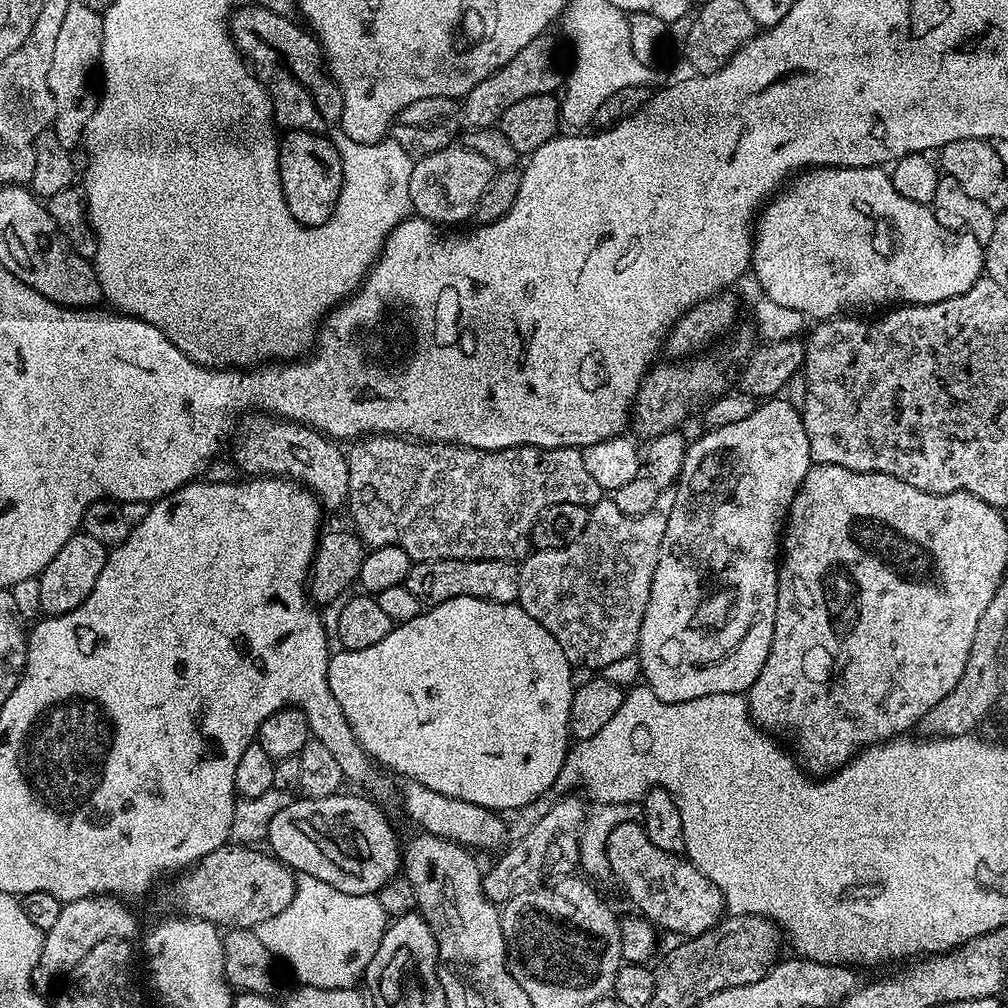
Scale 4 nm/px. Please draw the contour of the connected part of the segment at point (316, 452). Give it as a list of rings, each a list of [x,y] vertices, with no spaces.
[[[248,414],[239,421],[231,444],[232,460],[244,471],[241,473],[252,478],[282,476],[297,481],[312,492],[325,509],[343,509],[347,505],[350,486],[348,458],[345,449],[323,432],[271,414]]]

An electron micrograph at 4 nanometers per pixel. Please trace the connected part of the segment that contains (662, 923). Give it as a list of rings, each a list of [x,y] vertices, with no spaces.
[[[623,822],[615,826],[606,854],[615,883],[624,887],[625,894],[636,907],[633,909],[645,920],[651,920],[657,929],[677,932],[680,938],[697,936],[720,923],[725,915],[724,899],[718,886],[714,886],[714,882],[710,882],[710,878],[683,855],[658,850],[658,846],[650,842],[643,823]]]

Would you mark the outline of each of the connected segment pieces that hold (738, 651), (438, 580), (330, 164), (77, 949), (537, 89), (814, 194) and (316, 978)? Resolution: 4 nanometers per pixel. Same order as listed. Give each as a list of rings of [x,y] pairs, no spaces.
[[[772,398],[767,401],[768,404],[763,405],[762,414],[751,416],[750,418],[742,418],[742,422],[733,422],[730,426],[722,426],[721,428],[712,428],[708,430],[705,436],[700,436],[695,441],[694,439],[689,443],[688,450],[684,454],[684,471],[682,473],[683,479],[689,480],[688,488],[697,496],[698,499],[704,500],[704,512],[684,512],[673,515],[672,521],[666,526],[666,534],[662,538],[662,550],[658,554],[658,566],[654,570],[654,582],[650,586],[650,602],[646,602],[646,614],[642,618],[642,630],[638,638],[638,646],[636,647],[635,655],[640,657],[640,670],[642,673],[642,680],[647,687],[652,689],[652,693],[658,697],[662,702],[667,704],[677,704],[678,702],[690,702],[694,698],[702,698],[706,694],[734,694],[735,692],[744,694],[750,686],[754,686],[754,678],[758,678],[758,674],[762,670],[762,666],[766,662],[766,658],[770,654],[770,642],[774,638],[774,618],[776,617],[776,599],[778,598],[778,561],[782,556],[782,533],[784,531],[785,523],[788,519],[788,511],[794,502],[794,498],[798,494],[798,490],[802,486],[802,482],[806,478],[809,468],[812,467],[812,455],[810,454],[810,446],[806,438],[806,430],[804,429],[804,422],[801,413],[798,411],[795,403],[789,402],[784,398]]]
[[[418,560],[403,583],[424,606],[441,604],[450,598],[482,598],[495,604],[515,604],[520,598],[519,577],[519,567],[510,560]]]
[[[285,131],[279,141],[280,181],[290,206],[290,214],[308,228],[322,226],[333,219],[336,203],[341,203],[346,188],[346,164],[342,152],[328,141],[327,135],[318,132]]]
[[[111,894],[87,896],[61,903],[58,919],[54,921],[54,926],[50,926],[50,930],[44,933],[42,954],[38,954],[36,969],[32,972],[35,987],[44,990],[51,980],[59,981],[65,974],[72,972],[74,966],[78,966],[78,962],[82,962],[82,958],[90,954],[92,947],[98,946],[98,942],[135,941],[136,916],[124,904],[127,903],[123,899]]]
[[[545,34],[534,38],[534,42],[522,46],[506,66],[502,66],[490,78],[482,78],[474,90],[470,90],[462,98],[462,116],[469,120],[472,128],[491,128],[499,125],[502,114],[514,106],[514,102],[522,102],[522,98],[530,98],[534,94],[556,94],[561,91],[566,76],[560,72],[560,44],[552,37]]]
[[[813,166],[807,170],[801,171],[799,174],[793,175],[781,187],[780,191],[775,196],[771,197],[765,203],[764,207],[760,209],[756,222],[754,225],[754,239],[752,241],[752,262],[750,265],[751,275],[756,275],[756,280],[761,284],[763,295],[769,296],[774,302],[778,302],[781,306],[790,306],[790,310],[798,310],[805,318],[811,318],[813,321],[819,322],[822,320],[831,320],[833,318],[843,317],[845,314],[864,314],[867,308],[880,308],[876,310],[884,310],[889,306],[903,306],[906,304],[933,304],[934,302],[942,302],[946,298],[954,298],[958,294],[966,294],[966,290],[970,290],[970,286],[974,286],[974,282],[978,282],[981,276],[985,275],[984,270],[984,250],[982,245],[978,243],[969,232],[963,230],[955,230],[951,232],[947,228],[949,225],[929,205],[919,204],[918,202],[910,202],[910,198],[902,198],[902,194],[898,194],[898,190],[894,186],[891,175],[883,167],[877,166],[875,168],[829,168],[827,166]]]
[[[296,876],[296,893],[286,910],[278,917],[278,922],[260,924],[254,930],[257,938],[270,950],[277,961],[288,964],[288,968],[297,976],[301,985],[322,990],[346,990],[356,988],[363,981],[364,971],[368,969],[370,958],[382,942],[382,934],[387,930],[390,917],[376,894],[356,896],[352,891],[335,888],[316,876]]]

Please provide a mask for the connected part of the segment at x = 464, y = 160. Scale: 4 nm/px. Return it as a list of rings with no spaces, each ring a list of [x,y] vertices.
[[[451,146],[427,153],[413,163],[410,170],[410,202],[412,212],[421,220],[441,226],[460,226],[463,220],[472,220],[476,207],[490,186],[494,169],[482,154],[463,146]]]

